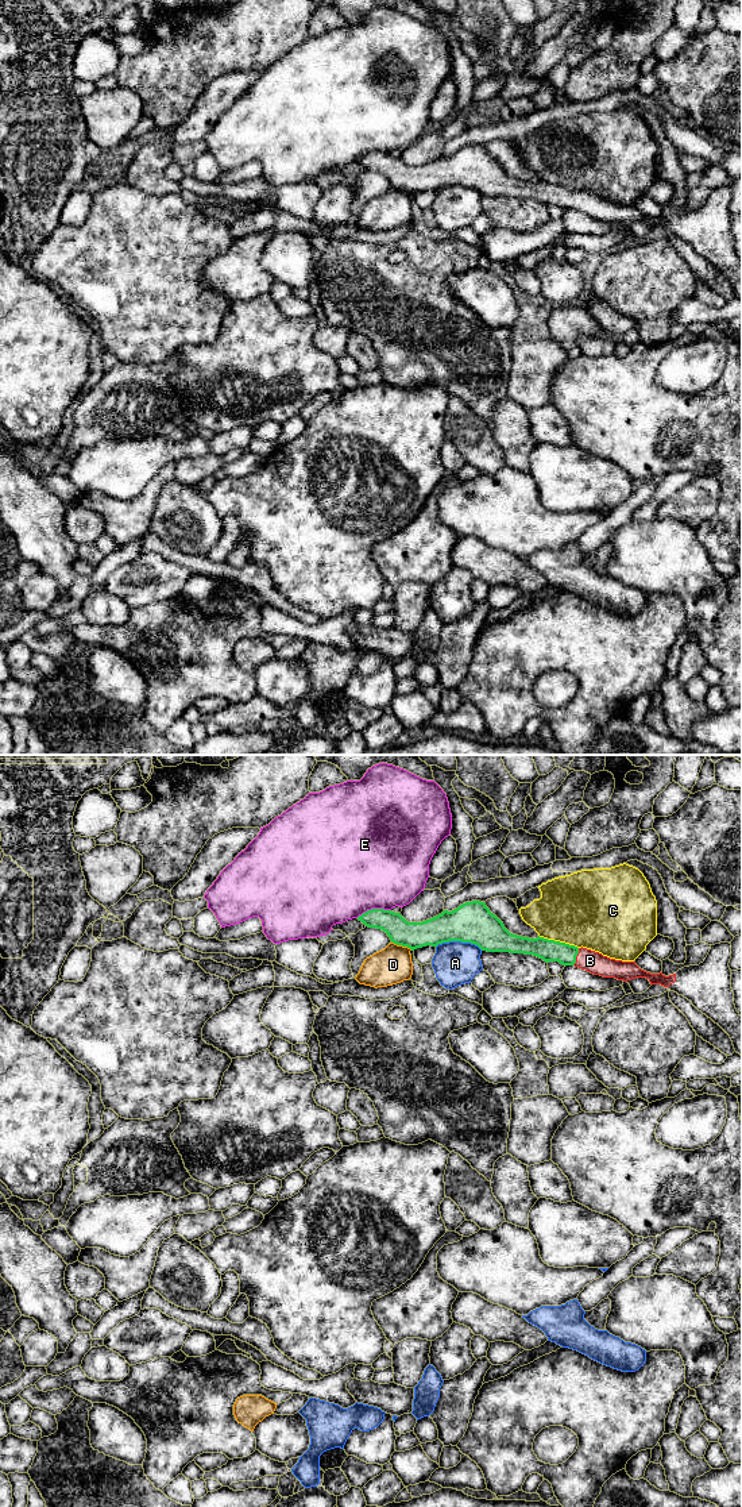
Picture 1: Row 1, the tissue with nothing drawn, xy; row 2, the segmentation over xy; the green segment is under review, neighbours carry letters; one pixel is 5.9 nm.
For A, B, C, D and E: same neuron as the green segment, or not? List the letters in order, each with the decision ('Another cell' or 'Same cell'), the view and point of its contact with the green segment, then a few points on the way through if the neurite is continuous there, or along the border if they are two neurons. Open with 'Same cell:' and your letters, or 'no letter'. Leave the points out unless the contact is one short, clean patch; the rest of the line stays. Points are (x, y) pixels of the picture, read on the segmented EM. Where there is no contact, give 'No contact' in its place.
Same cell: B
A: Another cell. Touches green at xy (459, 940)
B: Same cell. Touches green at xy (575, 956). Path across: xy (547, 949), (575, 956), (590, 960)
C: Another cell. Touches green at xy (559, 941). Boundary: xy (538, 935), (574, 944), (578, 948)
D: Another cell. Touches green at xy (402, 945). Boundary: xy (391, 941), (412, 949)
E: Another cell. Touches green at xy (373, 909)

